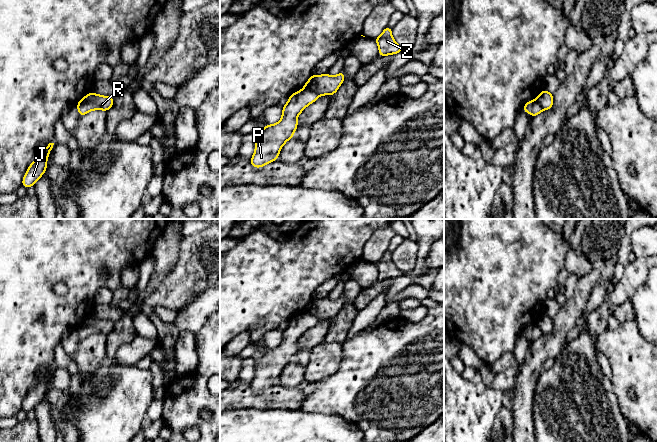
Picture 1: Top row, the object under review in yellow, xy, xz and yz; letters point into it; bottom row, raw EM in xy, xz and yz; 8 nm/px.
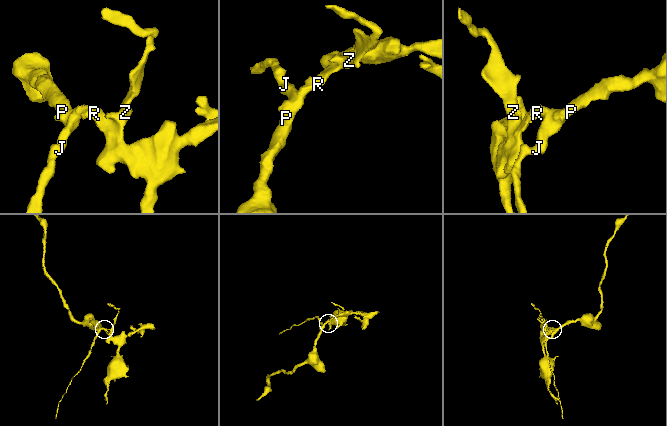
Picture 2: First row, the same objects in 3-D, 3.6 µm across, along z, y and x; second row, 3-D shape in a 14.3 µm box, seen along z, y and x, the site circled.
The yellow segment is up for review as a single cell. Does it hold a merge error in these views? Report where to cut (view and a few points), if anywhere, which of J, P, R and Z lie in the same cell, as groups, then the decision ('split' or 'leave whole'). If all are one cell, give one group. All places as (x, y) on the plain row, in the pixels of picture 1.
cut in xy along (94, 318), (89, 324), (77, 328); J P / R Z; split

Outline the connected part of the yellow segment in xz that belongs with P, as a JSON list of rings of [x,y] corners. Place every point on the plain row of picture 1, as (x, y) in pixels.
[[[308,313],[289,319],[289,325],[283,330],[281,344],[273,349],[266,348],[261,357],[255,360],[255,376],[250,383],[253,391],[260,392],[278,383],[283,369],[294,360],[299,338],[319,320]]]

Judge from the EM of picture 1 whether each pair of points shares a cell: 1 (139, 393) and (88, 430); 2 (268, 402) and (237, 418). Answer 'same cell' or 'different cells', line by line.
1: same cell
2: different cells

